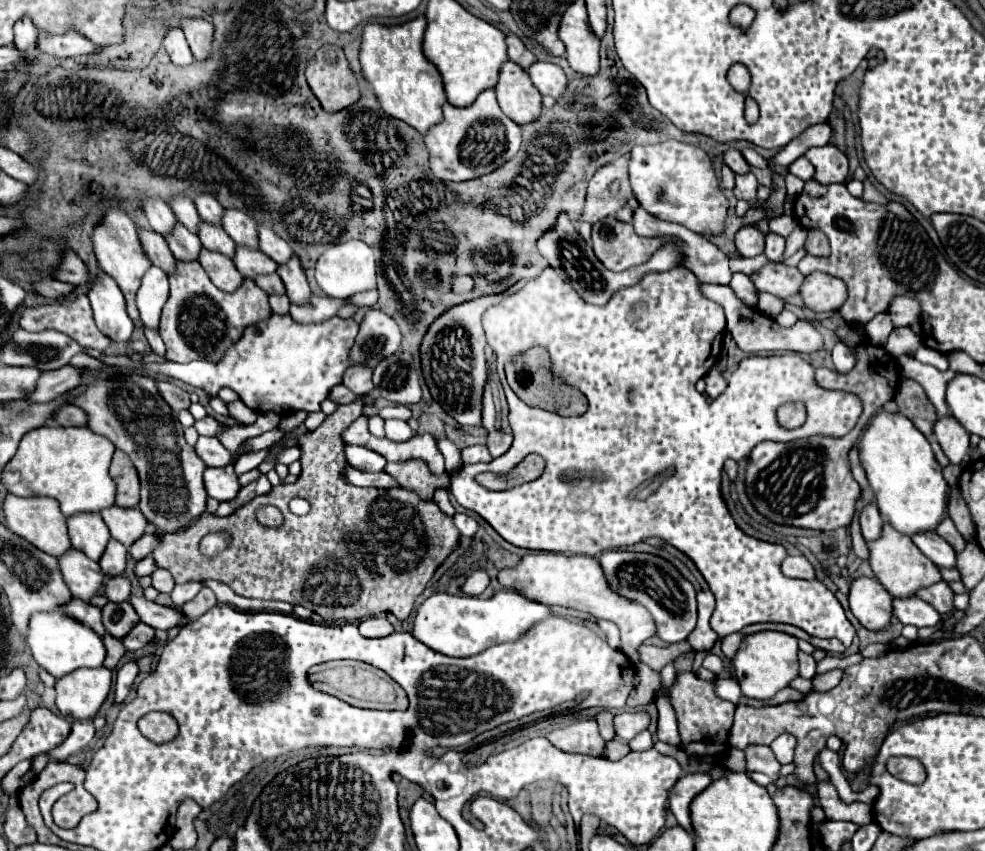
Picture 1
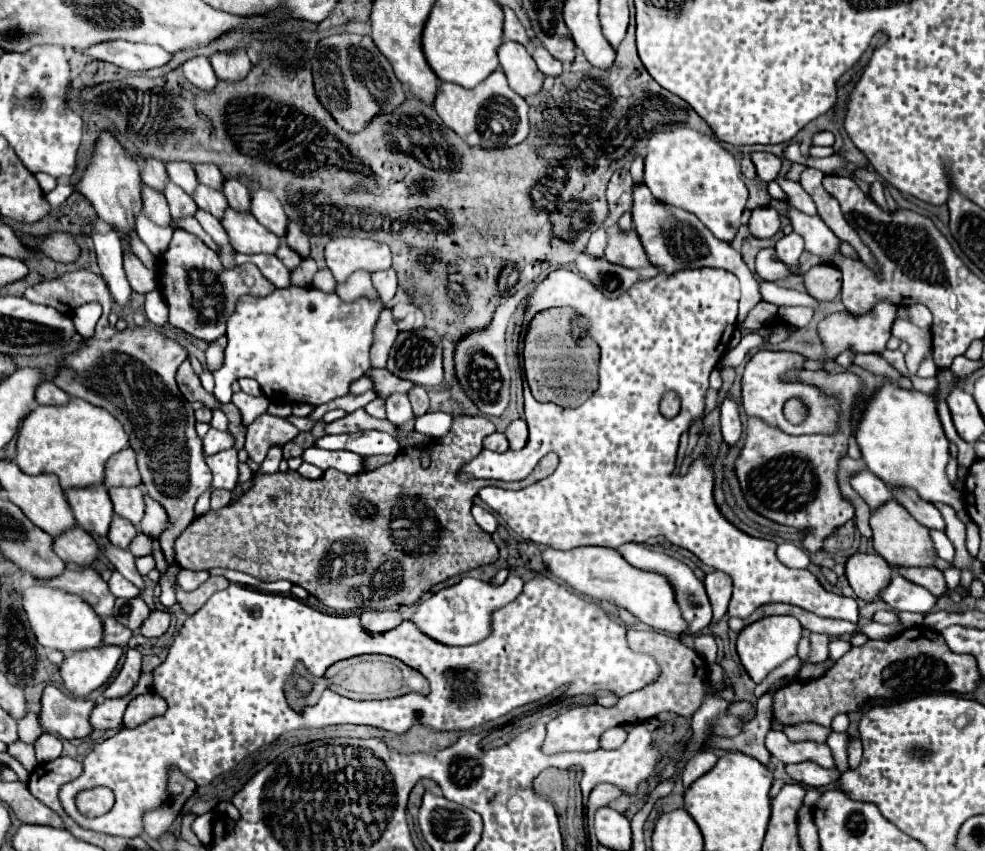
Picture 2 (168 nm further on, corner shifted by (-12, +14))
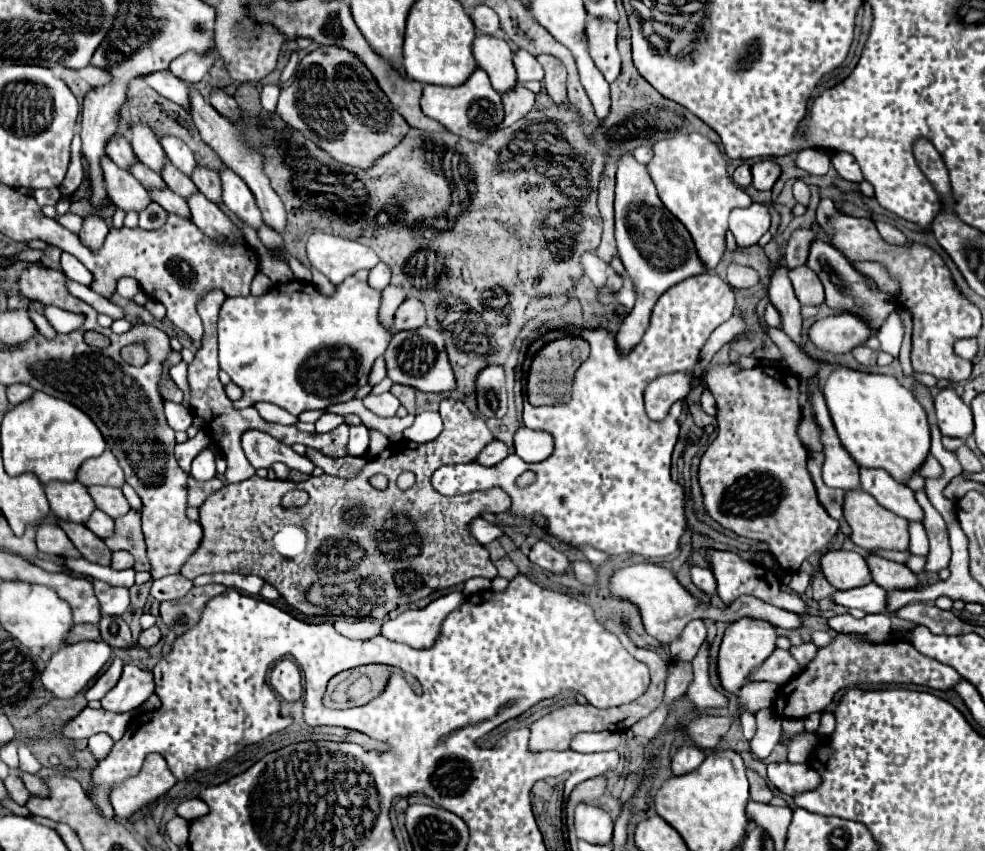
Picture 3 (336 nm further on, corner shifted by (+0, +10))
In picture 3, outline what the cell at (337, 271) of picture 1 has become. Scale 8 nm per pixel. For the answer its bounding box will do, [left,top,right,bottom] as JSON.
[308,232,380,284]

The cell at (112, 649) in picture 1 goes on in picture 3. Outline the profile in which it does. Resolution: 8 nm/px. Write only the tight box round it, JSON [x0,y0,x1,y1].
[68,624,100,644]

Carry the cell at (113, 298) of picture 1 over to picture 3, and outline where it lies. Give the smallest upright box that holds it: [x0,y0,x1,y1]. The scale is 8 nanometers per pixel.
[78,214,110,250]

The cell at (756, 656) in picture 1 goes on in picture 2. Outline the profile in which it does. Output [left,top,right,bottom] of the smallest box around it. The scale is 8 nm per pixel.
[736,616,802,684]

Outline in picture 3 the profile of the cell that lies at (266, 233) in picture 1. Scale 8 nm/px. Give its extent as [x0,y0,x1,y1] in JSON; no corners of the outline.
[218,166,262,228]

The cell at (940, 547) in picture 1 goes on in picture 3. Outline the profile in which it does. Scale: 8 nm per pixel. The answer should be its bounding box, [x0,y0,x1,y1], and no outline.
[860,468,924,522]

